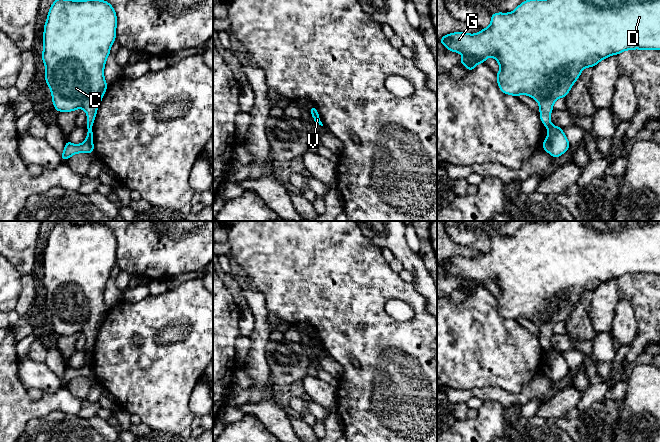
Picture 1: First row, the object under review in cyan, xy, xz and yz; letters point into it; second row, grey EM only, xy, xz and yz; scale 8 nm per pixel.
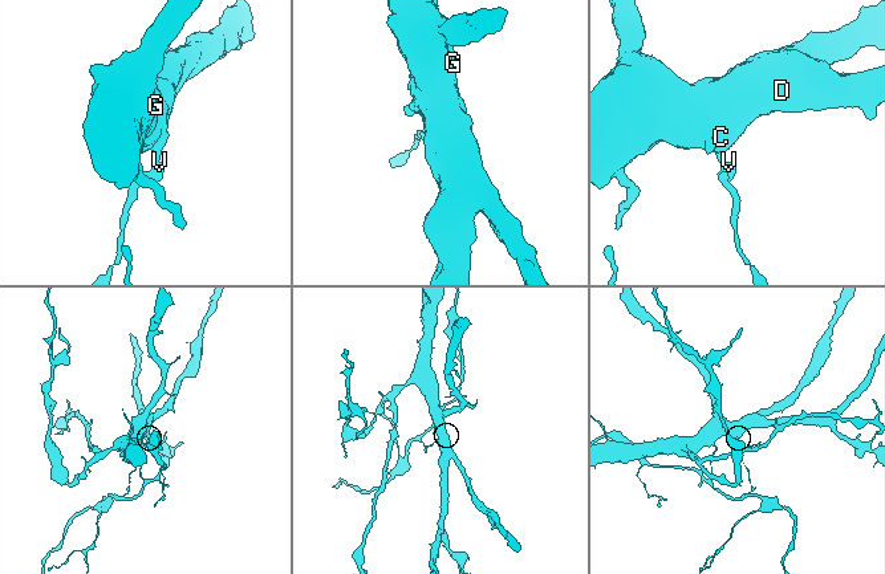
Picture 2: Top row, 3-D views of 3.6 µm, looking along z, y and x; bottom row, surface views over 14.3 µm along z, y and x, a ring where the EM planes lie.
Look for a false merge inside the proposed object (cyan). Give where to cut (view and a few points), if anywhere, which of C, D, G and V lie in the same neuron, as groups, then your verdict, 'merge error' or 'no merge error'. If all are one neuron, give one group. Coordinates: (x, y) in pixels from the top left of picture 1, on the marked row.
cut yz (551, 124), (546, 127); groups C D G / V; merge error

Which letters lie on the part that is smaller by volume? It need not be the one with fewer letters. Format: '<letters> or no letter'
V

